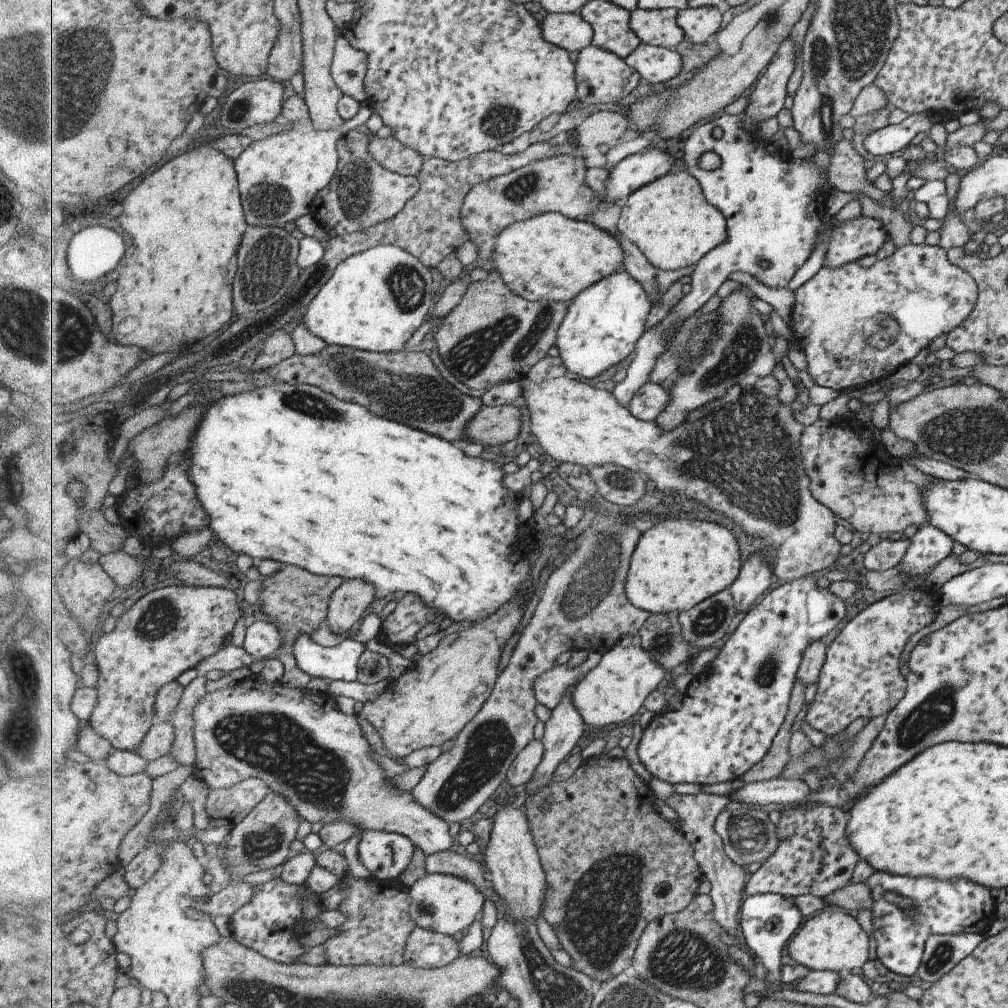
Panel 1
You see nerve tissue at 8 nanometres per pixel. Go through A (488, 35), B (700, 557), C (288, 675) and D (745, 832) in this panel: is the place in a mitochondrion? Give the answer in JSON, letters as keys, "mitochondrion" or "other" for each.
{"A":"other","B":"other","C":"other","D":"mitochondrion"}

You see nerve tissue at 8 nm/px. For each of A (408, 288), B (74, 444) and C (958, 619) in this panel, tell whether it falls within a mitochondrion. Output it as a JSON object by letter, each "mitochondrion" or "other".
{"A":"mitochondrion","B":"mitochondrion","C":"other"}

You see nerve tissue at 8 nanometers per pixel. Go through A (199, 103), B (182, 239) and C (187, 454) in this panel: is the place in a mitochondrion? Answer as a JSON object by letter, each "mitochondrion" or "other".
{"A":"other","B":"other","C":"other"}

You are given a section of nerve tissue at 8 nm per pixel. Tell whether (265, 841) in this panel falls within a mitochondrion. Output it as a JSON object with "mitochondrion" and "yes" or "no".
{"mitochondrion":"yes"}

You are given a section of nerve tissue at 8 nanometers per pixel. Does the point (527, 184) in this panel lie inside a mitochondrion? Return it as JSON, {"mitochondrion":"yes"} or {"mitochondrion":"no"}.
{"mitochondrion":"yes"}

